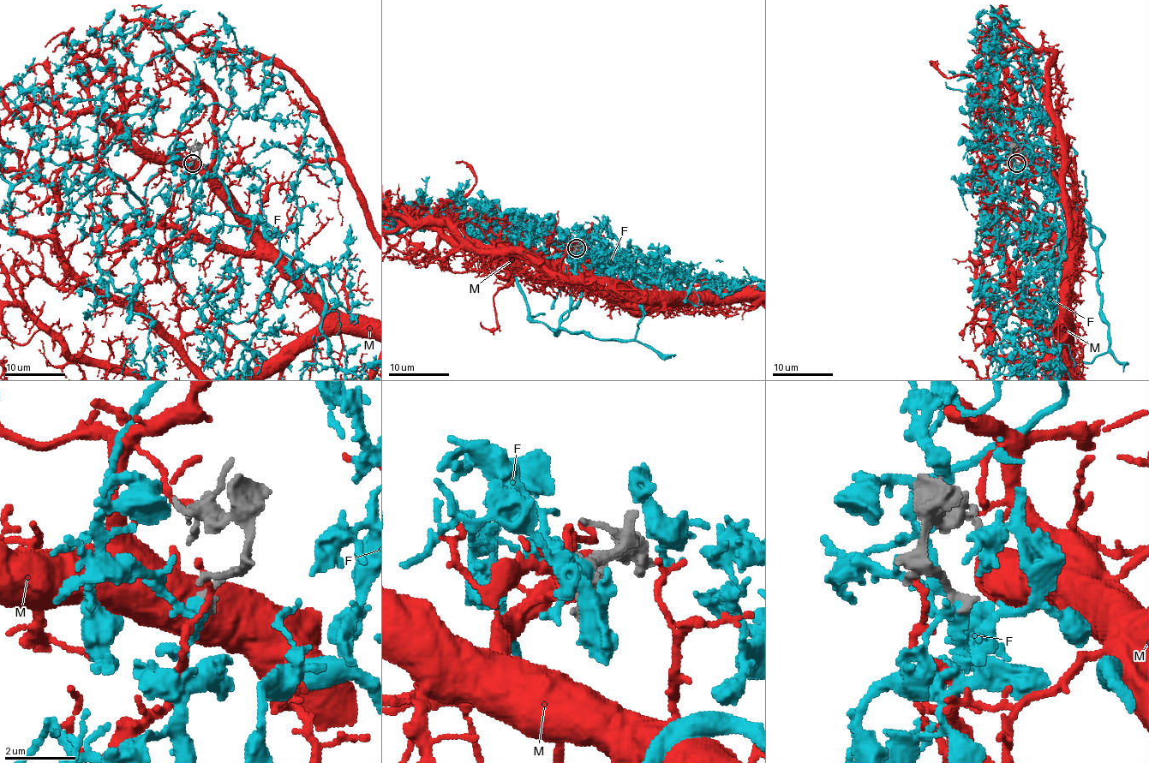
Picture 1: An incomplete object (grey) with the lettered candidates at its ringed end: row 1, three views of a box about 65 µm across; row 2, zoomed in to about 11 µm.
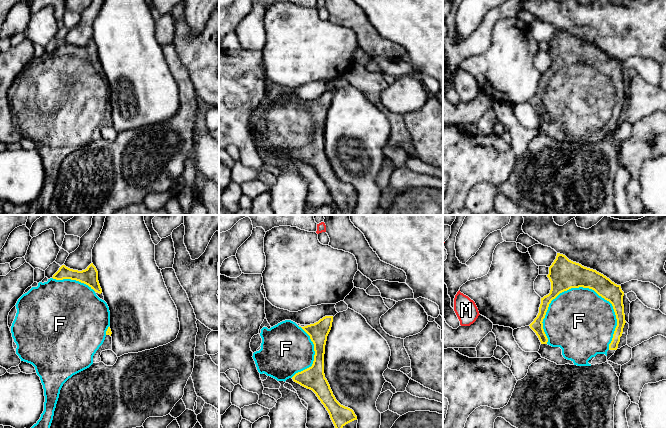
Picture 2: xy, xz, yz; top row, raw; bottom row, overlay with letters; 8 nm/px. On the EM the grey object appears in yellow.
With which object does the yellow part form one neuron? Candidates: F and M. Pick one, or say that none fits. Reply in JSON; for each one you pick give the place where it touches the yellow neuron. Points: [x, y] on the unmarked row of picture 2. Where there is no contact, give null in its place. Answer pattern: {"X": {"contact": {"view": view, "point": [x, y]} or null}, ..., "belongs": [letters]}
{"F": {"contact": {"view": "yz", "point": [603, 73]}}, "belongs": ["F"]}

